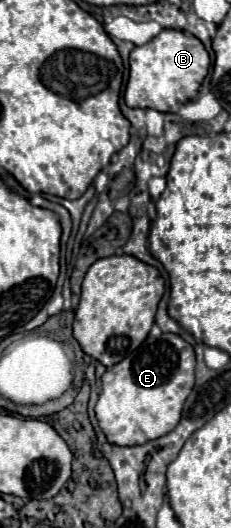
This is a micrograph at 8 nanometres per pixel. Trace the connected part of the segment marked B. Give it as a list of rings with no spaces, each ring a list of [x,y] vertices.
[[[163,28],[147,44],[135,46],[129,54],[129,80],[125,86],[125,104],[129,108],[153,108],[159,112],[177,112],[181,104],[193,100],[203,78],[209,72],[209,52],[199,38],[181,30]]]

